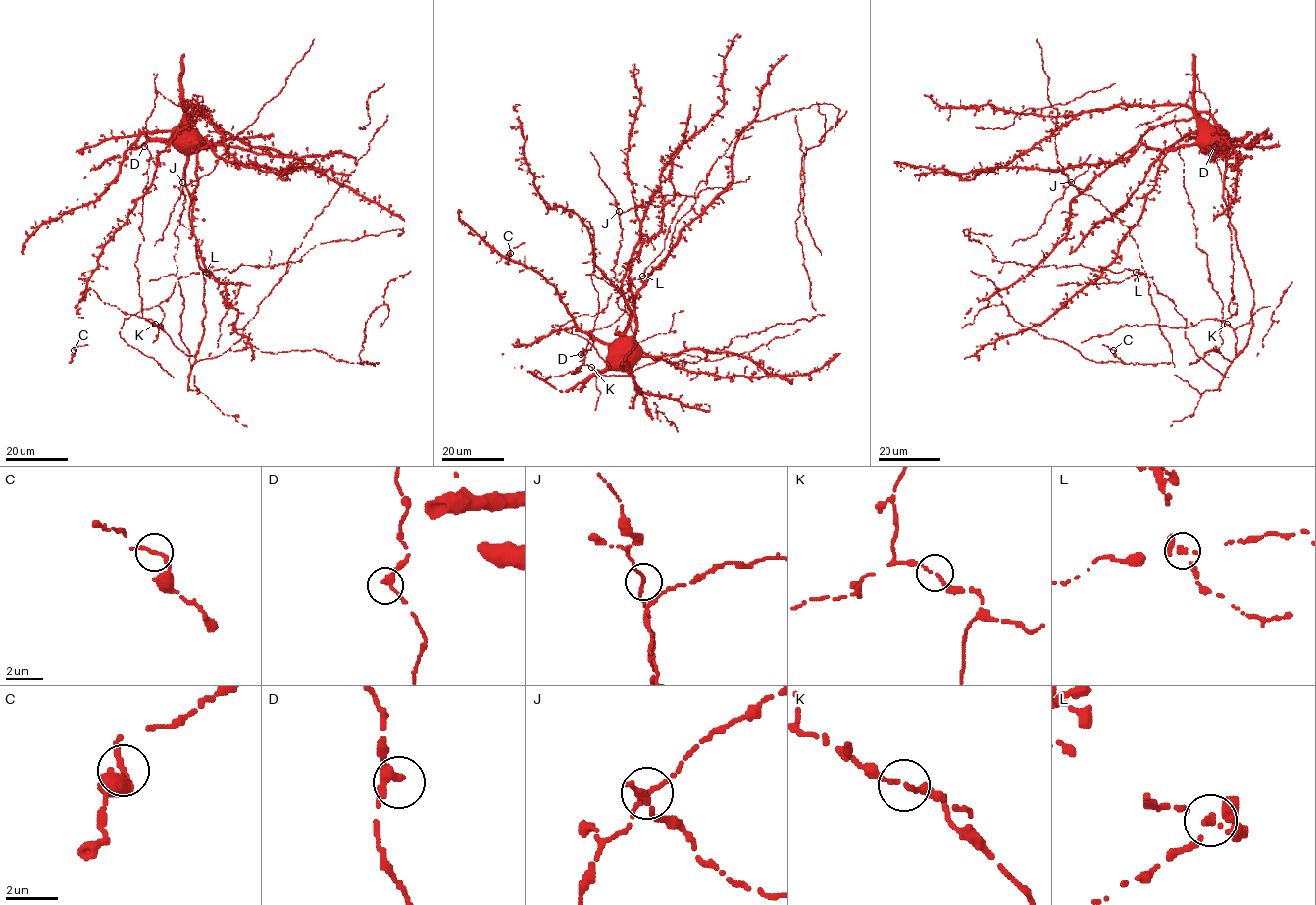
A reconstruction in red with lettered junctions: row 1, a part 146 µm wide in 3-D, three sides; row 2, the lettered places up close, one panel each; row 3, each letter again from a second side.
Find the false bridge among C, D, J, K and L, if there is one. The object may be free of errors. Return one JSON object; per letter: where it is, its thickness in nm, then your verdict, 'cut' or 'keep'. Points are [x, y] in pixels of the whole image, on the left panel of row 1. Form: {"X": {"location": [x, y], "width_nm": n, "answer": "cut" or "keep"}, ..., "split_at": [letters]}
{"C": {"location": [74, 350], "width_nm": 220, "answer": "keep"}, "D": {"location": [144, 146], "width_nm": 280, "answer": "keep"}, "J": {"location": [182, 182], "width_nm": 190, "answer": "keep"}, "K": {"location": [155, 324], "width_nm": 200, "answer": "keep"}, "L": {"location": [206, 272], "width_nm": 200, "answer": "cut"}, "split_at": ["L"]}

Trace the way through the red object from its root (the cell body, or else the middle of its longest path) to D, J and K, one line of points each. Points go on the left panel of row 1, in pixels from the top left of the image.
D: (190, 142), (185, 186), (205, 309), (194, 356), (142, 318), (134, 263), (144, 240), (151, 155), (144, 146)
J: (190, 142), (200, 146), (193, 234), (203, 264), (228, 284), (208, 271), (178, 281), (182, 182)
K: (190, 142), (185, 186), (205, 281), (198, 351), (187, 356), (155, 324)

